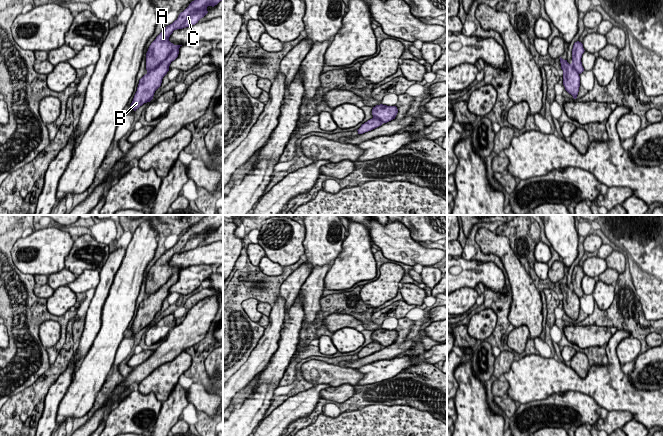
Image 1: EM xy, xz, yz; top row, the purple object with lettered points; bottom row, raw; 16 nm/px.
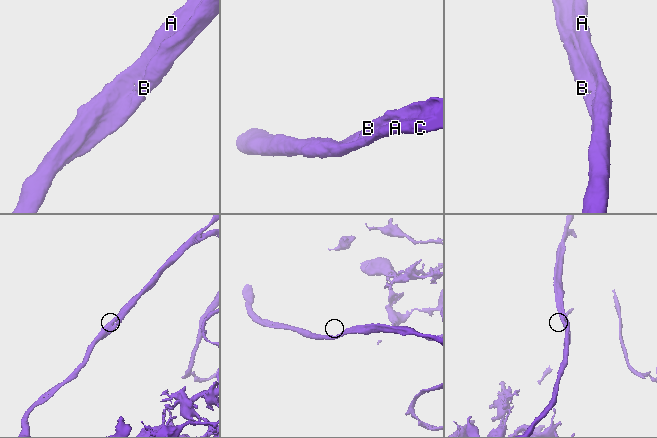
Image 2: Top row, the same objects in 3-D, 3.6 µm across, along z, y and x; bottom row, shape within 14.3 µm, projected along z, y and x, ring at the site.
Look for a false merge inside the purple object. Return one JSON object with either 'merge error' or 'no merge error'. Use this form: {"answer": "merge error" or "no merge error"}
{"answer": "no merge error"}

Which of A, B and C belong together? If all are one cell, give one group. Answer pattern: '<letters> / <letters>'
A B C

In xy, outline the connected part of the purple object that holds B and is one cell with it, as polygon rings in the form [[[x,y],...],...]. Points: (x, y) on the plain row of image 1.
[[[207,215],[192,225],[178,242],[156,261],[146,277],[147,297],[139,304],[130,329],[131,333],[136,335],[144,327],[153,323],[155,315],[161,310],[163,301],[169,295],[171,286],[178,281],[182,269],[174,269],[169,265],[173,255],[195,249],[208,237],[208,230],[214,231],[222,224],[223,215]]]

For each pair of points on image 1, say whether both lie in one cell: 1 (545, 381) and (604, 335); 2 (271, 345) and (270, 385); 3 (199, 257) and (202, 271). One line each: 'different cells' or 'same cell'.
1: different cells
2: different cells
3: different cells

